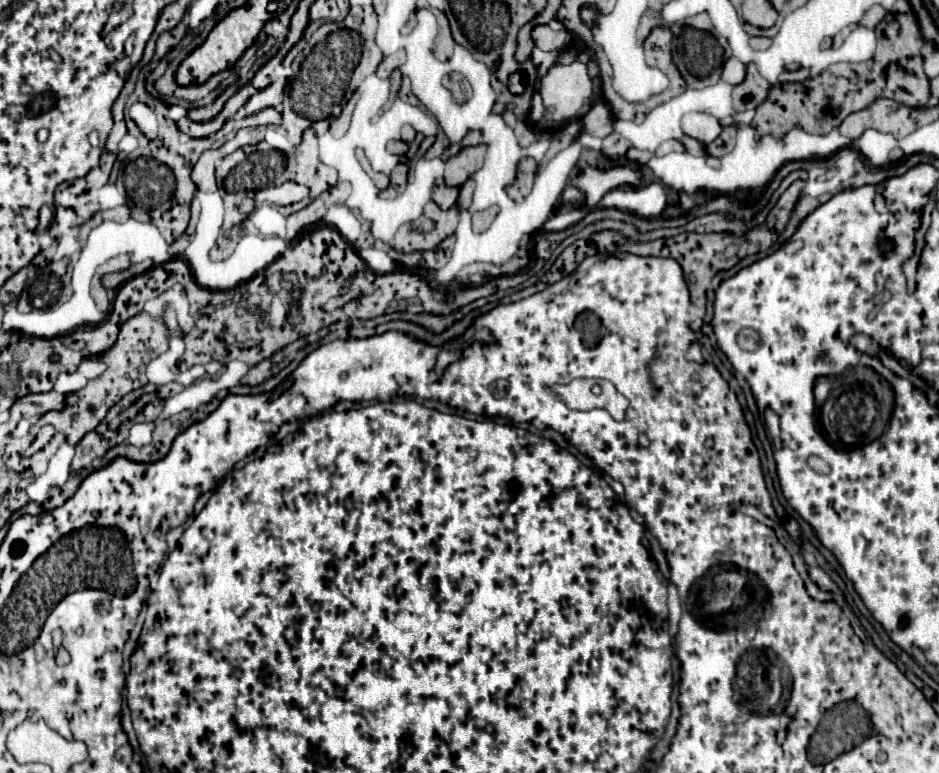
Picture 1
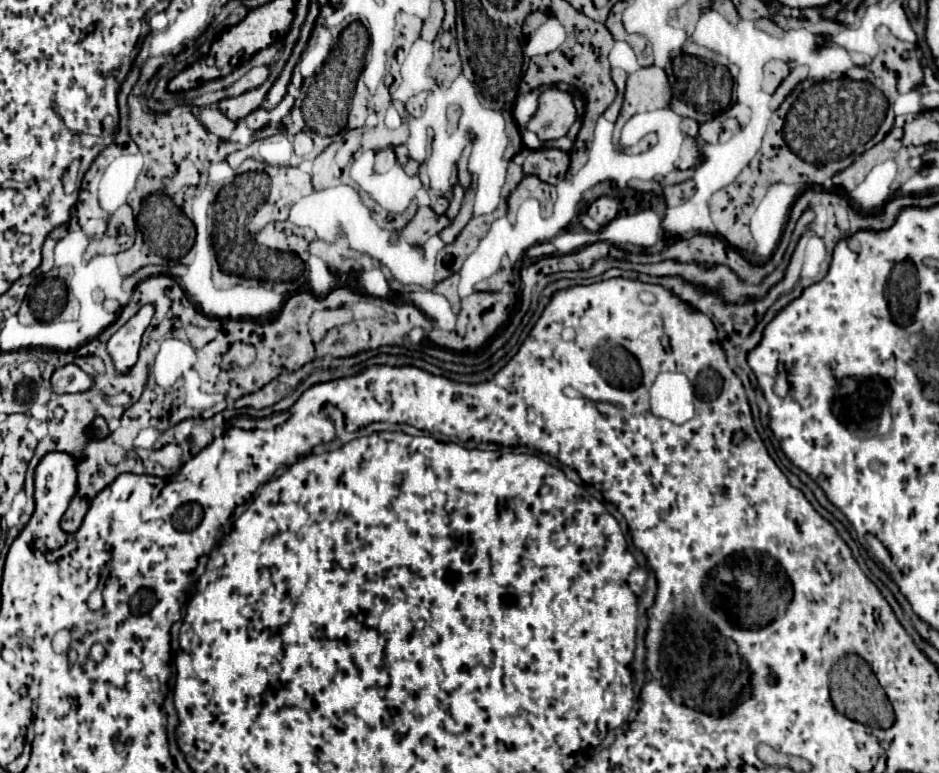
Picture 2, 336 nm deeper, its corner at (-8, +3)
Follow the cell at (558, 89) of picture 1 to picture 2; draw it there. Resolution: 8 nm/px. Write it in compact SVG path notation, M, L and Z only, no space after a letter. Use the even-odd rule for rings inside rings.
M546 88L538 96L538 110L526 122L526 130L534 132L542 142L558 140L568 134L574 120L576 108L572 94L558 88Z

